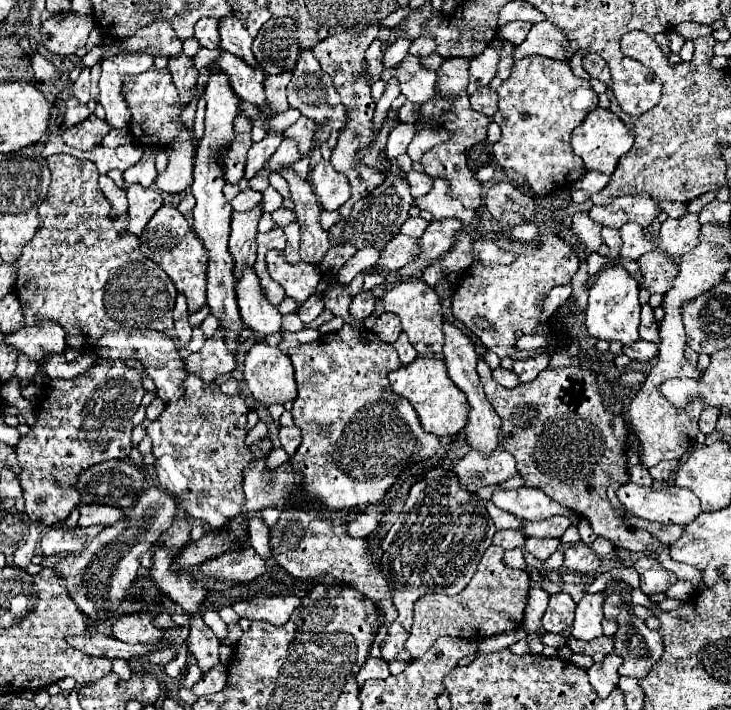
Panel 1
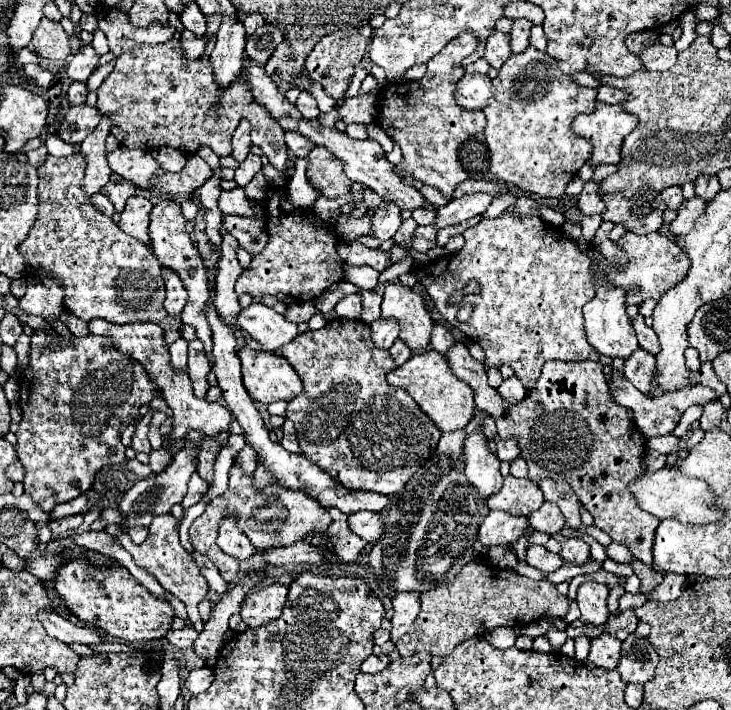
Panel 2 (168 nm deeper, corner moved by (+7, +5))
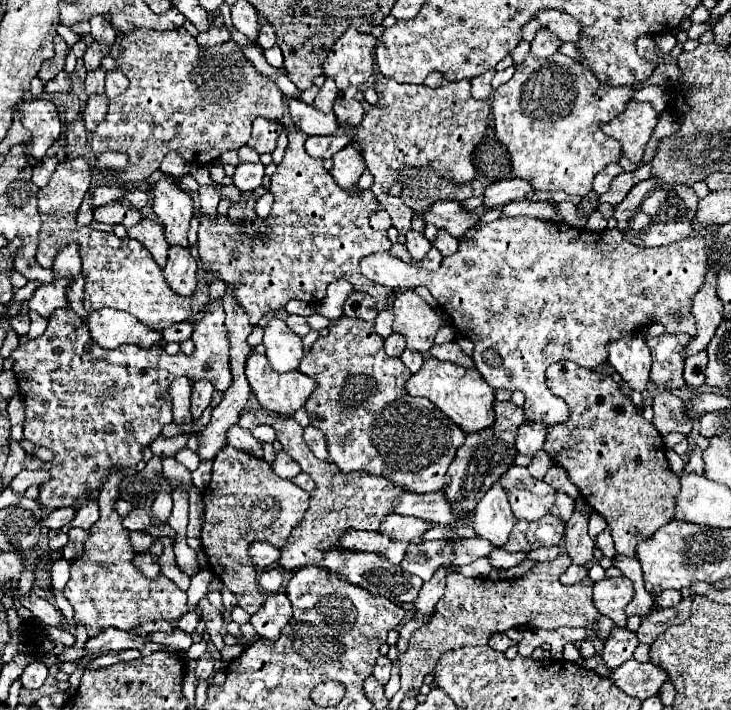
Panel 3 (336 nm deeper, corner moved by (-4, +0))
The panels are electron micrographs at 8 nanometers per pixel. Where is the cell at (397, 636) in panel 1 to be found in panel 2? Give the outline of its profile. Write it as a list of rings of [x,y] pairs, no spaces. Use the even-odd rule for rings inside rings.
[[[398,594],[392,600],[392,608],[394,608],[394,616],[392,616],[390,640],[398,642],[408,632],[408,628],[412,626],[412,622],[416,620],[420,612],[418,594]]]

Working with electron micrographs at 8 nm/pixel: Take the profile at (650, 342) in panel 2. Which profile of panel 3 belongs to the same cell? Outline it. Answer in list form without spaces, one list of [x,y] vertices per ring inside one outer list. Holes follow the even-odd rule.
[[[663,333],[661,337],[653,337],[647,341],[653,355],[653,367],[651,367],[653,387],[675,391],[685,385],[683,361],[685,361],[685,347],[689,343],[691,335],[687,333]]]

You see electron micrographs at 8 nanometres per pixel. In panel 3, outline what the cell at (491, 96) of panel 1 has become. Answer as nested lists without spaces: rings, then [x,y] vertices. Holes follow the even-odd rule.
[[[489,69],[489,71],[485,71],[483,75],[471,79],[471,93],[473,93],[475,99],[489,99],[489,95],[491,95],[491,91],[493,91],[493,89],[491,89],[491,79],[493,79],[493,75],[495,75],[495,69]]]

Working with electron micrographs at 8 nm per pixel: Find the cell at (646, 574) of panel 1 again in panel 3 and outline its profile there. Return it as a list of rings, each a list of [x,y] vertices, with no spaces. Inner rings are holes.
[[[663,591],[663,595],[659,595],[657,605],[659,607],[675,607],[681,601],[681,593],[679,591]]]

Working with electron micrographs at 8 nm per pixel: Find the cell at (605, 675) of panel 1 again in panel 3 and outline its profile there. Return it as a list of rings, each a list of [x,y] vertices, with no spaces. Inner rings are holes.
[[[613,627],[609,639],[605,641],[605,649],[603,649],[601,657],[609,669],[615,669],[633,657],[633,651],[637,645],[639,645],[639,641],[633,631],[625,629],[625,627],[623,629]]]

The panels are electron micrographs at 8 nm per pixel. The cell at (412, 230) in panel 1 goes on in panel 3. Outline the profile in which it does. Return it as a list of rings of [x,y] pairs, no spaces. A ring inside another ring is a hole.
[[[407,231],[407,249],[409,249],[409,253],[413,255],[413,259],[415,261],[419,261],[419,259],[423,259],[425,255],[427,255],[427,251],[431,249],[431,243],[425,239],[425,235],[423,233],[417,233],[417,231]]]

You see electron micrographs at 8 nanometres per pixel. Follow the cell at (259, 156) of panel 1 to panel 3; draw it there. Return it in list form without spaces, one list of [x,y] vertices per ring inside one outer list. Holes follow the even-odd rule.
[[[239,163],[233,175],[233,185],[241,191],[255,191],[265,175],[263,163]]]

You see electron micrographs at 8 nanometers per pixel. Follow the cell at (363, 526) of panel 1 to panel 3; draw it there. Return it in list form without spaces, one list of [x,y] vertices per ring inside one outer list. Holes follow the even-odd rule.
[[[397,513],[387,515],[387,519],[383,521],[383,535],[391,537],[391,539],[399,539],[399,541],[411,541],[421,537],[425,531],[429,531],[435,523],[425,521],[425,519],[417,519],[417,517],[403,517]]]

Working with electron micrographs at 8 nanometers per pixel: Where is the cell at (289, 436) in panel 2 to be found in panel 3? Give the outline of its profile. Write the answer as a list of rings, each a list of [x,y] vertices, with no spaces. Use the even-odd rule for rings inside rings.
[[[313,425],[305,427],[305,443],[309,445],[309,449],[313,451],[313,455],[315,455],[317,459],[327,459],[327,457],[329,457],[325,435],[323,435],[319,429],[315,429]]]

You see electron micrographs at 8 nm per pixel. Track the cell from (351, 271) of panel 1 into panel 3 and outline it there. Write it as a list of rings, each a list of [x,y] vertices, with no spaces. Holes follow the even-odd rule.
[[[379,77],[375,81],[375,91],[379,101],[363,115],[357,137],[363,147],[365,165],[373,175],[371,191],[377,203],[391,215],[393,227],[399,233],[407,233],[411,229],[413,211],[399,197],[389,194],[395,175],[407,165],[427,165],[455,183],[473,181],[477,175],[472,160],[473,149],[485,137],[489,125],[489,103],[471,97],[467,79],[443,81],[441,87],[429,89],[425,85],[399,85],[393,79]]]

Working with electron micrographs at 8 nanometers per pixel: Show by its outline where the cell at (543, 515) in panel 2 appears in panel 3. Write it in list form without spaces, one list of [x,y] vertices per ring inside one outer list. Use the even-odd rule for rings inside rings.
[[[561,489],[555,493],[557,497],[555,497],[555,503],[553,503],[553,507],[551,507],[551,515],[557,515],[557,517],[561,517],[563,521],[567,521],[569,517],[571,517],[571,511],[573,511],[573,507],[575,507],[575,501],[569,497],[569,495],[565,495]]]

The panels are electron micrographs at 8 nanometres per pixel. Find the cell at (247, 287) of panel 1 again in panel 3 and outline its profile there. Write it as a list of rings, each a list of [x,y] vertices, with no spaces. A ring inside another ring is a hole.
[[[271,319],[265,327],[263,345],[267,349],[267,359],[271,361],[273,369],[279,373],[289,373],[299,369],[301,357],[303,357],[303,345],[301,337],[297,337],[293,331],[287,329],[285,321]]]

